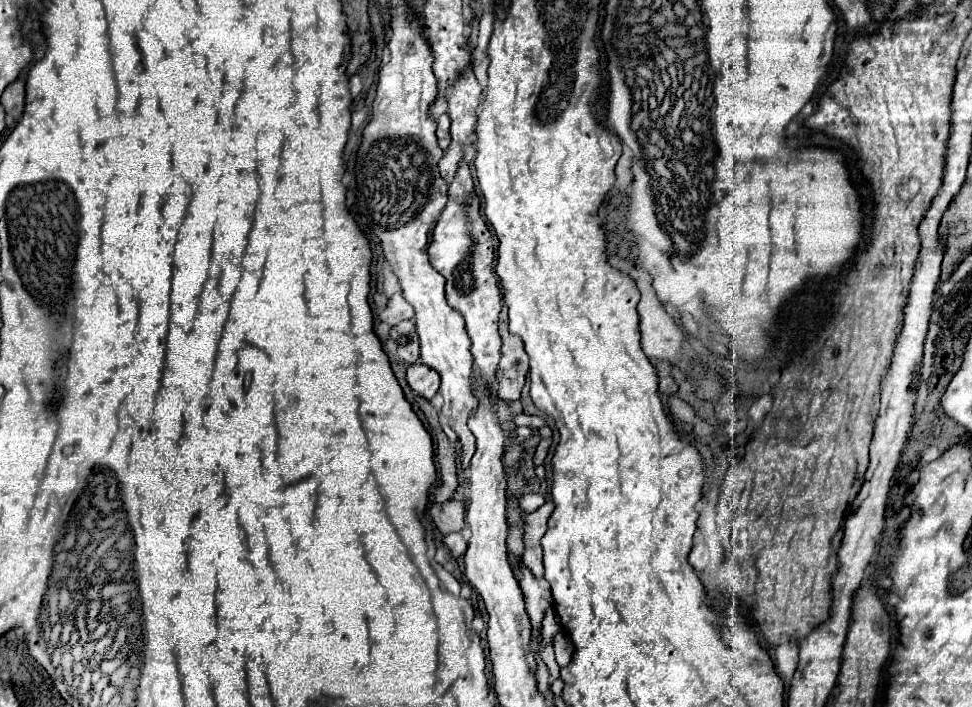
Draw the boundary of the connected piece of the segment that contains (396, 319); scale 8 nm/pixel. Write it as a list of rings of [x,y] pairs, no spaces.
[[[403,296],[389,298],[385,310],[379,314],[379,320],[387,322],[389,326],[395,326],[395,324],[399,324],[401,320],[407,320],[407,318],[413,318],[413,308],[411,308],[411,304],[405,302]]]

